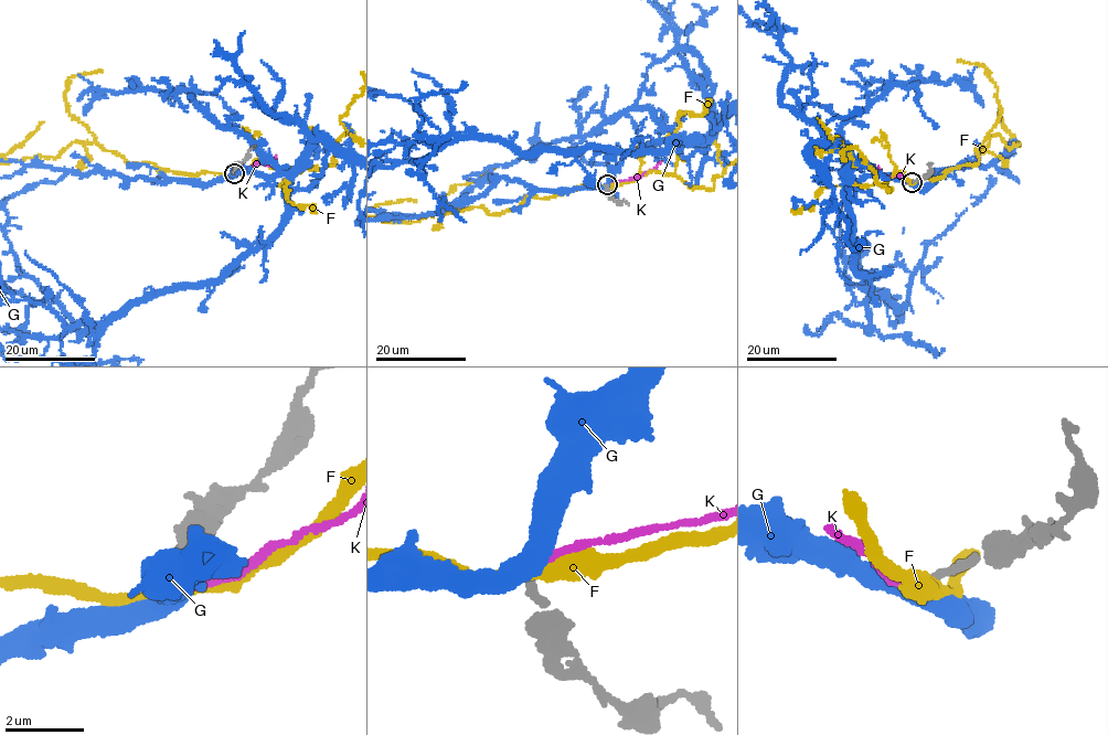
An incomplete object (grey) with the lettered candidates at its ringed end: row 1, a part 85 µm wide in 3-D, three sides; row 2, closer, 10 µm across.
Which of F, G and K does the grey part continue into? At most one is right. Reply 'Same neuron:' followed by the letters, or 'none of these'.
Same neuron: none of these

